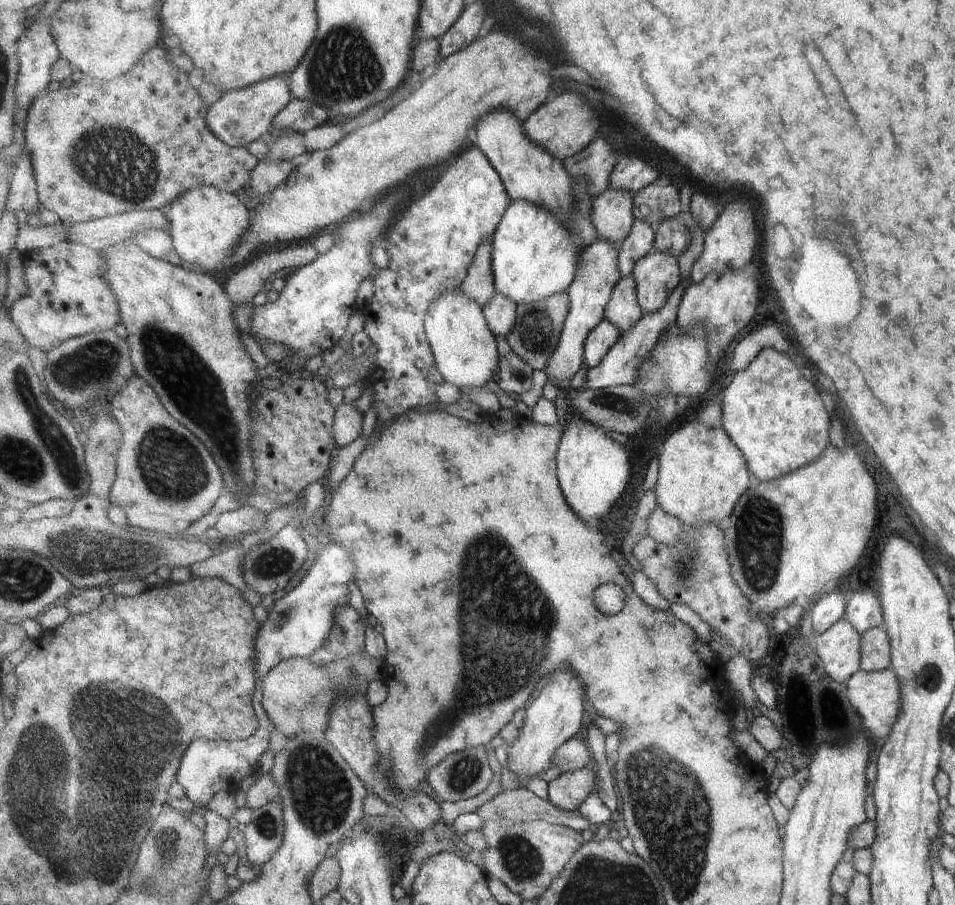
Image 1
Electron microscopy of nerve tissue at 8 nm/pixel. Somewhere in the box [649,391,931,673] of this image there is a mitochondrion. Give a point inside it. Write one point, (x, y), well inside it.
(758, 542)

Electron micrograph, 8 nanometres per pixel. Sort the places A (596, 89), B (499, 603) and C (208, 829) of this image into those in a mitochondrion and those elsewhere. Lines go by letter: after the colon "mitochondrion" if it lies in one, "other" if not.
A: other
B: mitochondrion
C: other

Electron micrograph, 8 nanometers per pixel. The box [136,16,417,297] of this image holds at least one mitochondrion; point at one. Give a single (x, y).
(345, 68)

